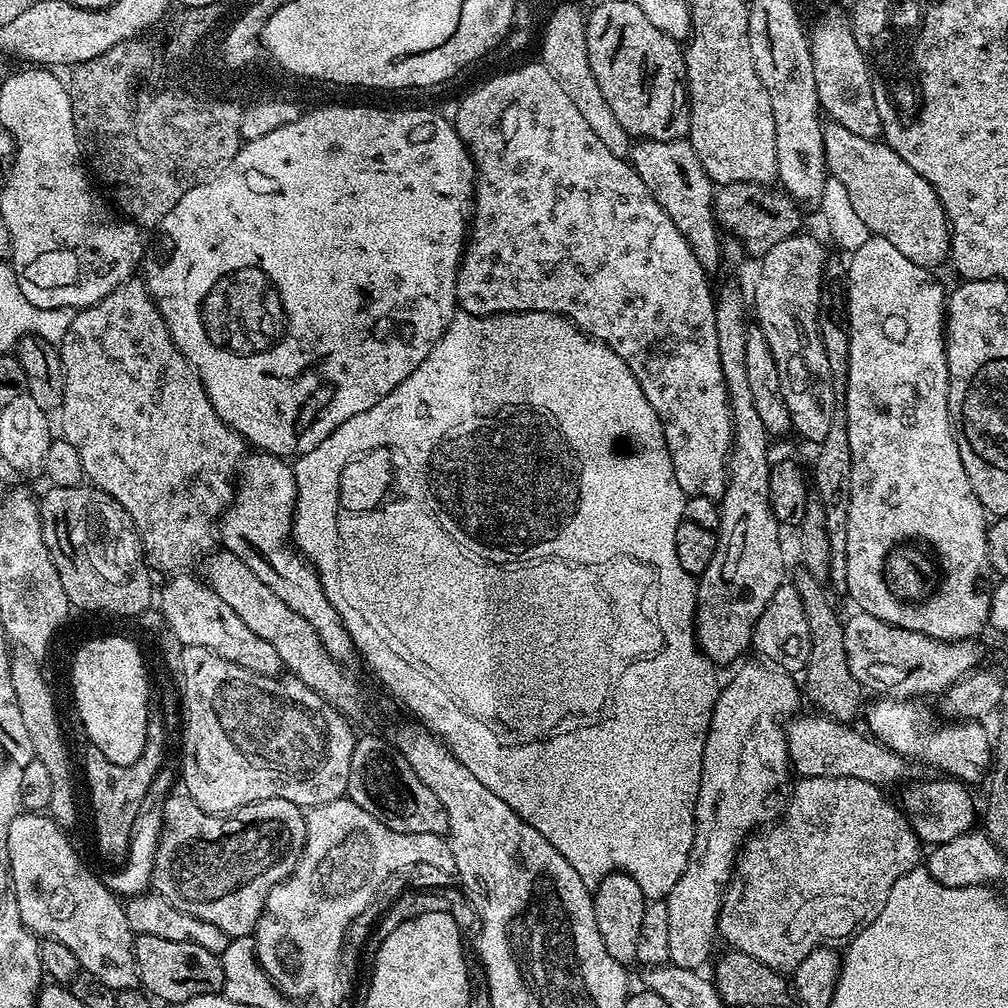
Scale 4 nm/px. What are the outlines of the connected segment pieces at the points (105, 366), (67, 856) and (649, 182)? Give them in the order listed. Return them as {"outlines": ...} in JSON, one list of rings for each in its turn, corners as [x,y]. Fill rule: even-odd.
{"outlines":[[[[129,278],[124,281],[123,284],[119,284],[117,288],[114,289],[110,294],[106,294],[102,297],[99,304],[90,304],[86,308],[81,308],[79,311],[73,315],[68,331],[64,333],[62,339],[59,341],[60,344],[60,364],[64,367],[64,405],[60,408],[60,424],[64,427],[64,432],[62,432],[63,439],[68,441],[68,444],[76,448],[76,453],[80,459],[80,471],[96,488],[101,488],[106,495],[112,500],[117,500],[118,503],[124,507],[124,512],[129,516],[132,521],[130,521],[131,527],[135,529],[138,533],[138,539],[142,545],[143,551],[157,564],[160,568],[172,568],[168,570],[180,570],[192,560],[192,551],[203,542],[208,536],[208,531],[213,531],[214,525],[217,523],[218,517],[223,513],[224,509],[228,507],[229,504],[233,503],[234,500],[234,477],[237,475],[238,469],[246,455],[246,441],[243,436],[238,432],[233,432],[221,416],[214,410],[214,406],[210,402],[208,393],[204,391],[204,385],[196,371],[195,368],[189,364],[188,359],[184,357],[183,352],[176,347],[172,342],[172,335],[168,333],[168,325],[164,322],[164,317],[160,315],[160,309],[156,307],[155,300],[148,295],[148,289],[146,287],[145,281],[143,279],[136,280],[137,278]]],[[[21,814],[9,824],[7,848],[11,872],[10,892],[20,909],[25,924],[37,937],[52,938],[68,947],[79,967],[91,976],[97,985],[119,989],[135,989],[138,984],[134,933],[126,923],[124,904],[117,893],[111,892],[98,875],[91,876],[80,865],[72,844],[67,840],[65,829],[61,828],[51,815]]],[[[643,139],[633,145],[630,163],[644,184],[651,187],[653,196],[666,210],[667,216],[680,216],[684,228],[696,228],[700,216],[715,216],[712,208],[714,184],[706,175],[691,141]]]]}

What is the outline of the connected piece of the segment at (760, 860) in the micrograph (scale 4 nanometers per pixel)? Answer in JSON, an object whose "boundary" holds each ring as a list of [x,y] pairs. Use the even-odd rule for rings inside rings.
{"boundary":[[[809,776],[797,779],[797,781],[797,784],[792,788],[792,801],[788,804],[788,813],[781,818],[780,824],[773,823],[767,829],[769,832],[765,836],[753,835],[743,845],[734,869],[735,879],[731,881],[726,892],[726,899],[721,903],[718,921],[719,935],[725,936],[732,943],[730,945],[735,951],[745,952],[750,958],[756,959],[764,966],[777,970],[792,970],[814,949],[831,945],[834,942],[831,940],[845,939],[844,941],[847,941],[861,928],[872,924],[874,918],[878,918],[882,906],[886,906],[886,898],[894,884],[898,882],[898,878],[902,878],[907,872],[911,872],[917,867],[916,863],[920,860],[920,848],[922,848],[922,841],[912,828],[912,823],[906,815],[905,809],[900,806],[895,808],[880,793],[883,792],[881,785],[871,784],[865,780],[849,776]]]}

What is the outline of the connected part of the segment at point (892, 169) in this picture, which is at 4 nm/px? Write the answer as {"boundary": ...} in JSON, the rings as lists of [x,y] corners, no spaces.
{"boundary":[[[832,120],[824,127],[824,159],[829,173],[844,184],[854,210],[873,235],[889,240],[916,265],[934,268],[947,259],[951,229],[940,196],[885,141],[862,138]]]}

